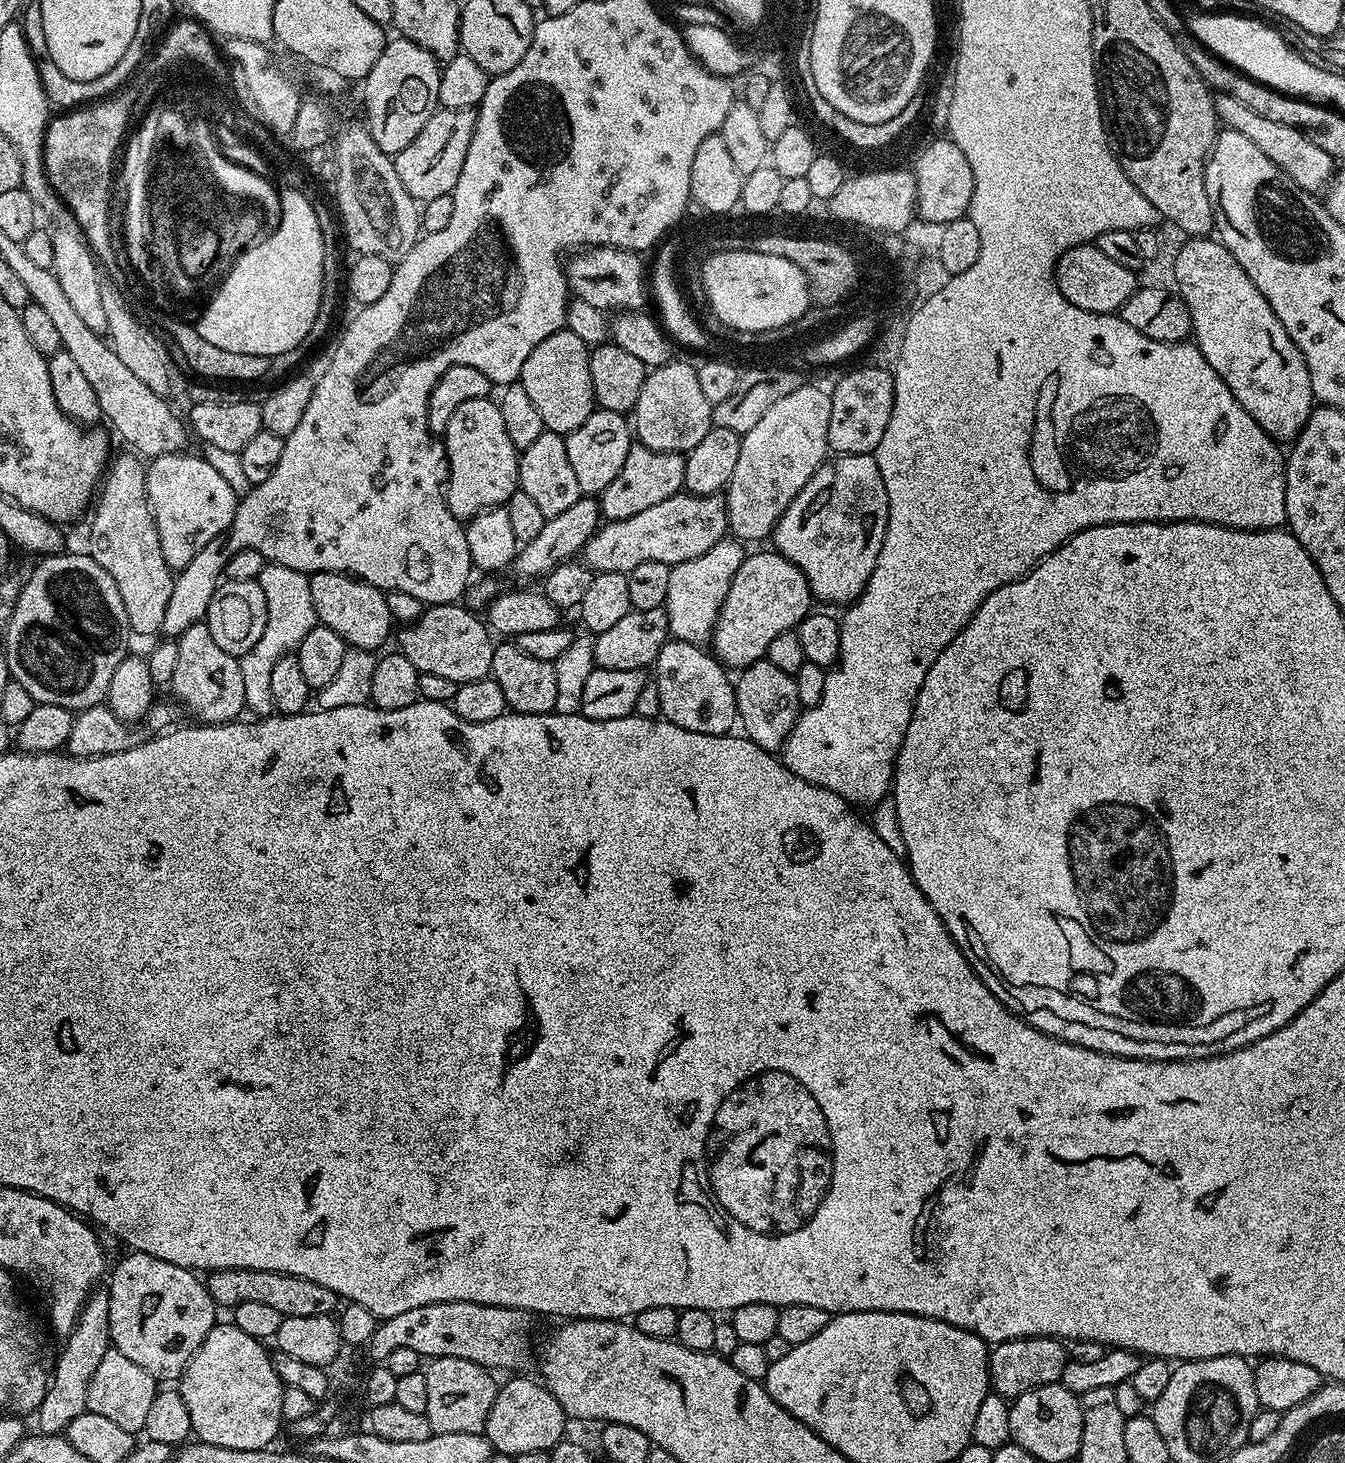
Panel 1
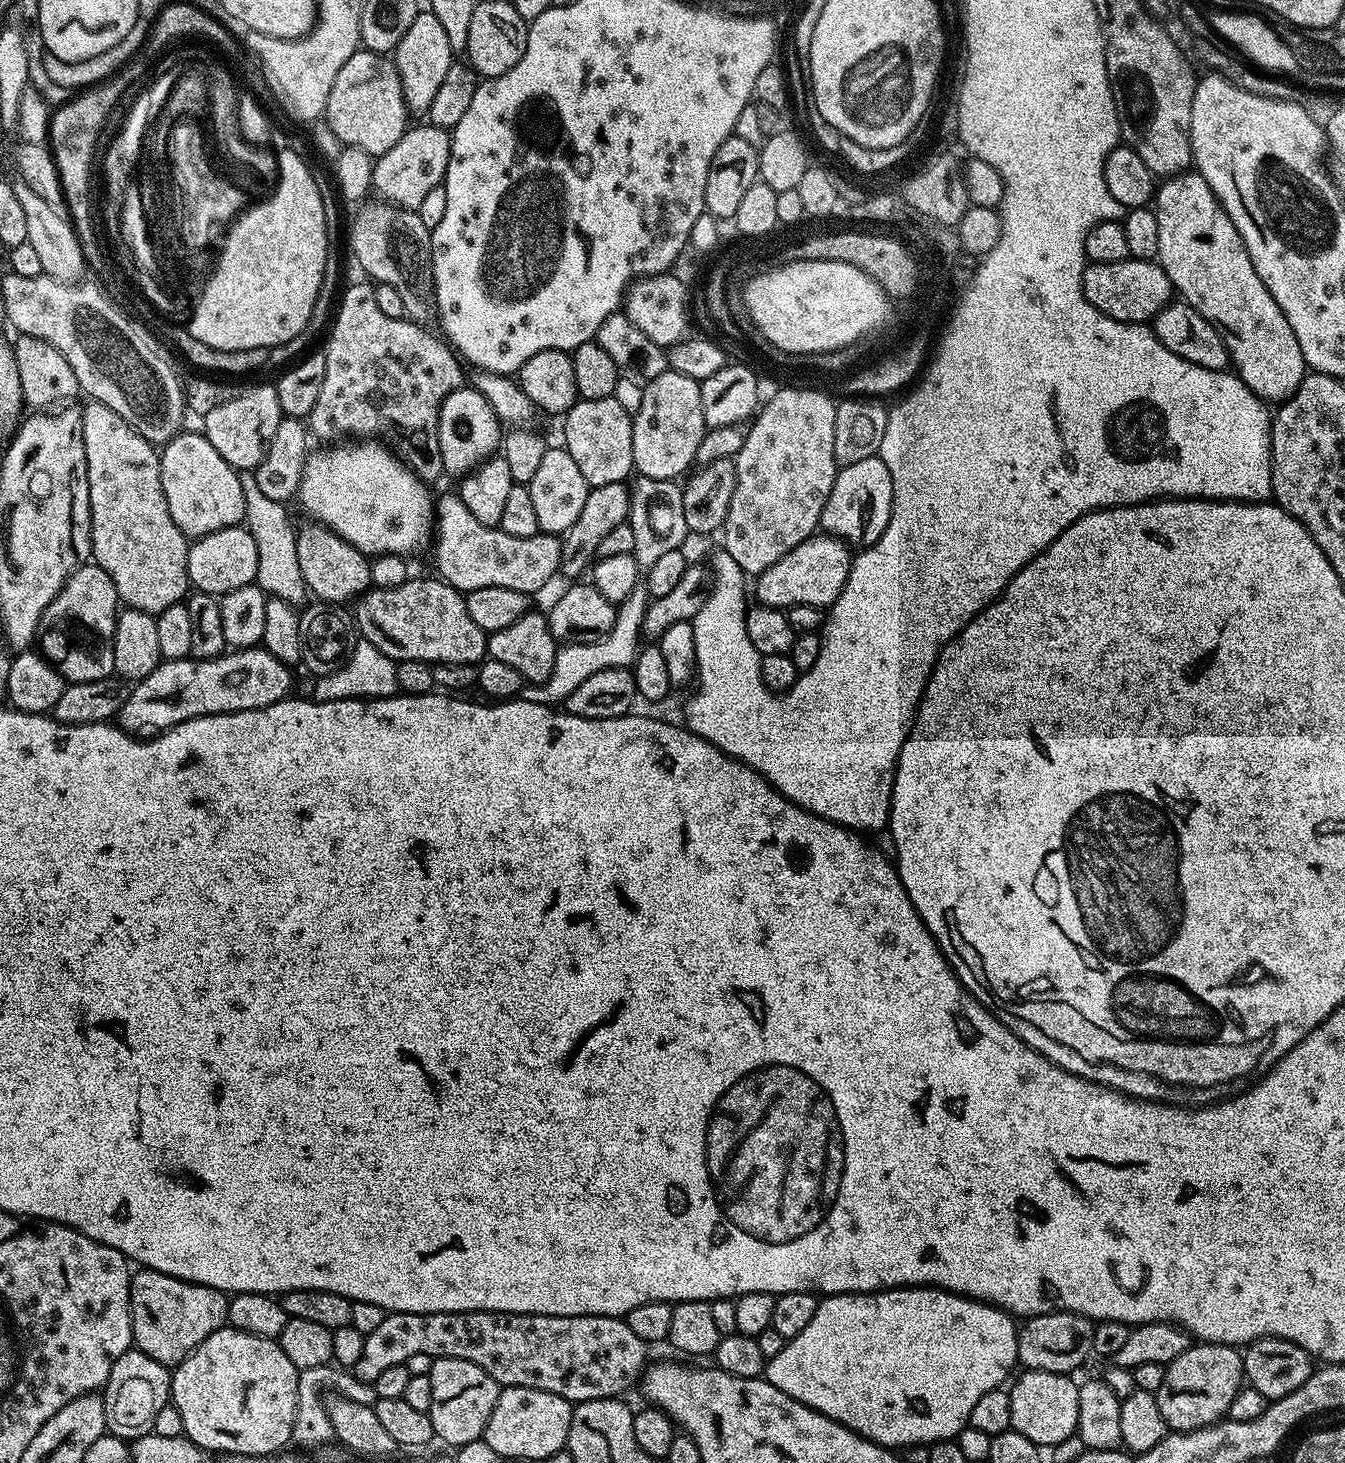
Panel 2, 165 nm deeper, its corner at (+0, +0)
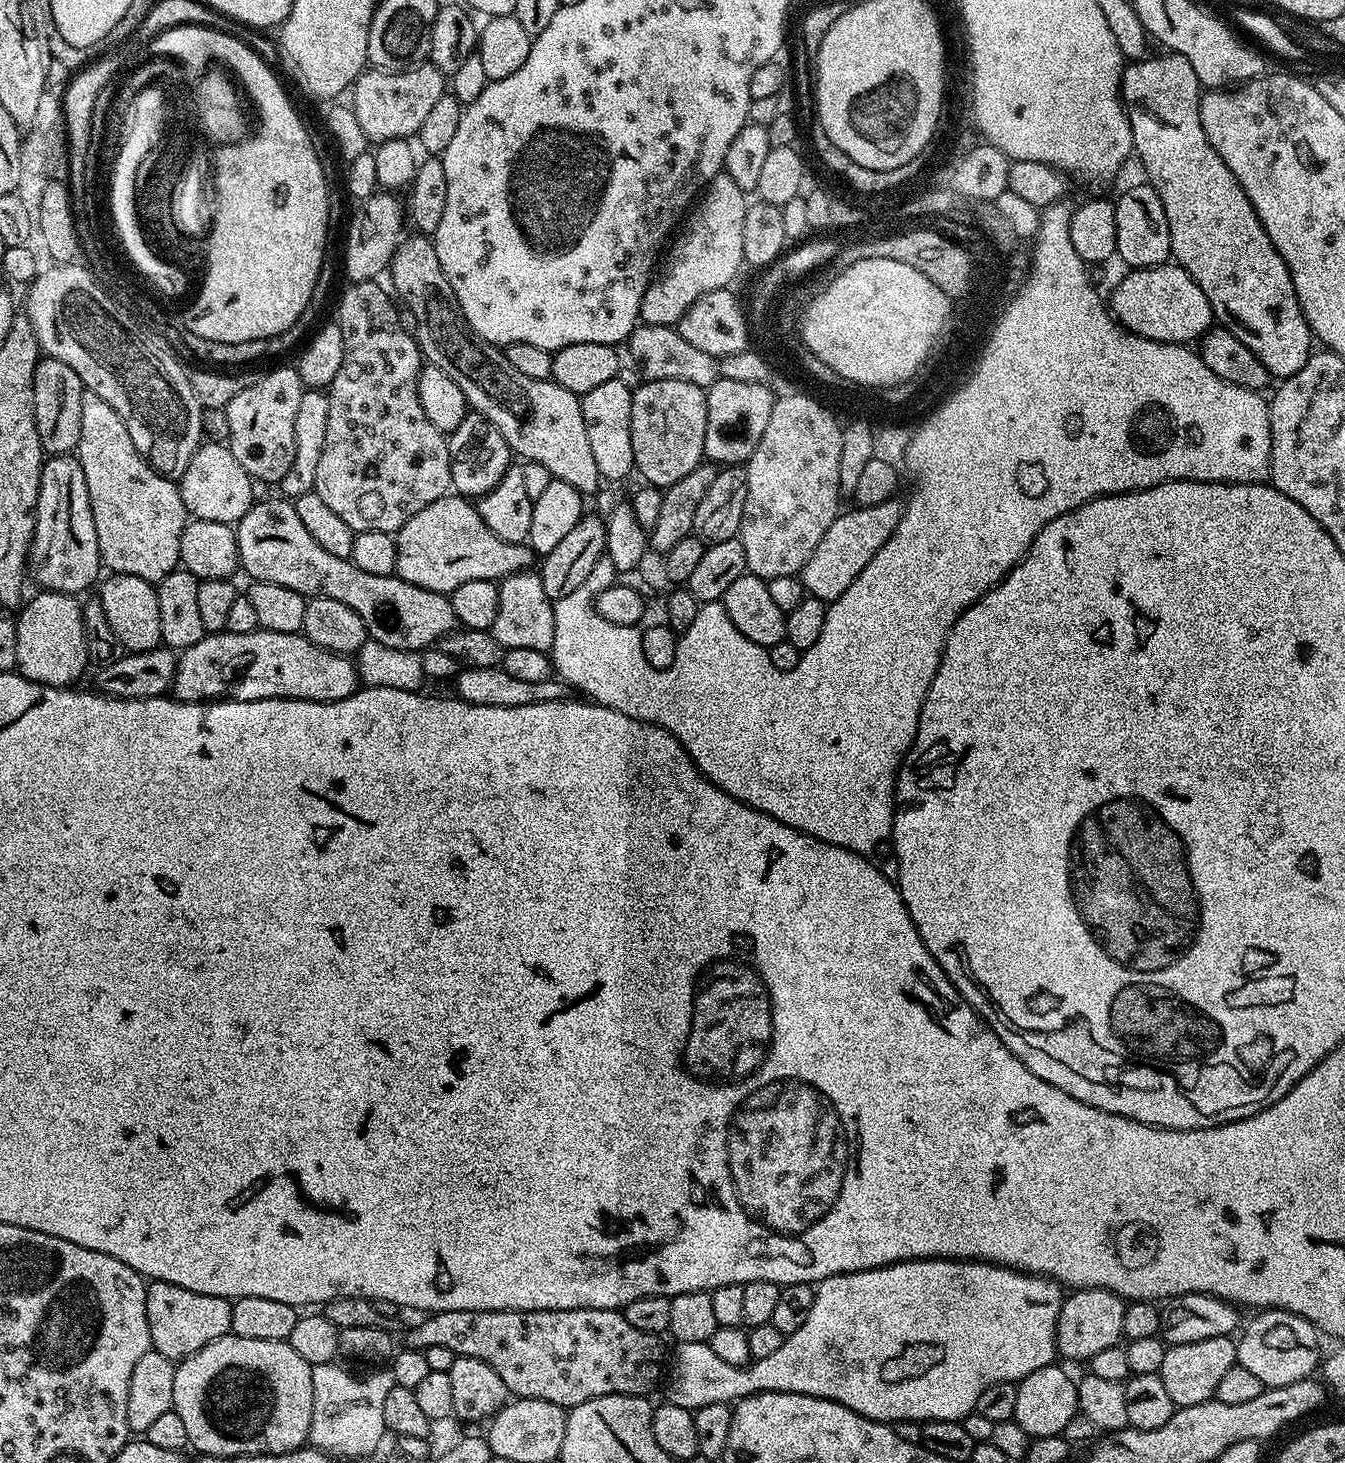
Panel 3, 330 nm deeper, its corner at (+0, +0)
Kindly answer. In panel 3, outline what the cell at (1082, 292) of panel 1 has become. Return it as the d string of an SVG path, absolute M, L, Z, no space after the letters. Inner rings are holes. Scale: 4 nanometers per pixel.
M1175 262L1159 264L1153 268L1134 268L1125 271L1125 276L1116 284L1112 292L1112 304L1110 300L1110 311L1117 321L1129 332L1136 332L1158 342L1167 344L1191 345L1191 340L1199 341L1209 328L1213 327L1214 317L1212 307L1198 282L1184 268Z

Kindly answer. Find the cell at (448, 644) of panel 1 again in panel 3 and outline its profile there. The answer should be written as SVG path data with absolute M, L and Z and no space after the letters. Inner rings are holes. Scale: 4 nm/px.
M288 498L279 499L257 499L234 526L240 568L248 571L253 581L274 582L300 592L305 598L325 596L346 602L362 618L369 637L382 642L382 646L420 652L433 647L457 627L454 606L445 593L419 588L395 574L366 574L351 559L322 550L310 530L302 526L295 503Z

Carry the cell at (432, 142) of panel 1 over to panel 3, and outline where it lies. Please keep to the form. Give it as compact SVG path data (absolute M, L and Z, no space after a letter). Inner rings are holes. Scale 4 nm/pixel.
M380 190L367 199L361 199L360 209L347 221L348 241L344 244L344 272L349 281L376 280L381 274L387 273L392 256L396 253L396 246L402 239L400 226L406 222L406 212L395 200L393 193Z

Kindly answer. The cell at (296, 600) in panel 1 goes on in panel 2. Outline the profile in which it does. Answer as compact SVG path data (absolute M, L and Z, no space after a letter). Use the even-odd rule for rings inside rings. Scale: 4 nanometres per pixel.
M241 471L240 481L244 495L243 523L258 546L258 574L255 583L269 597L277 596L288 604L303 605L304 596L309 595L309 590L302 578L302 569L298 567L297 525L292 525L285 502L274 502L274 498L266 498L266 494L262 494L251 471Z

